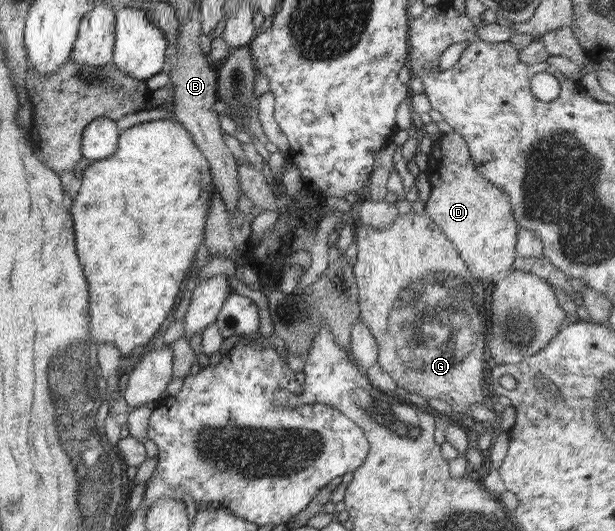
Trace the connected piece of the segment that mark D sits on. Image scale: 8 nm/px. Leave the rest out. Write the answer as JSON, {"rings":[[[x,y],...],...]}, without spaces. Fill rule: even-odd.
{"rings":[[[459,133],[442,134],[429,153],[428,163],[425,174],[430,181],[431,194],[426,200],[424,212],[452,241],[470,273],[478,279],[488,279],[497,273],[510,271],[518,255],[517,235],[520,228],[511,210],[510,196],[476,169],[466,140]]]}

